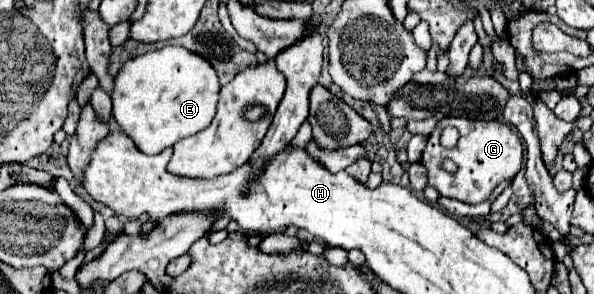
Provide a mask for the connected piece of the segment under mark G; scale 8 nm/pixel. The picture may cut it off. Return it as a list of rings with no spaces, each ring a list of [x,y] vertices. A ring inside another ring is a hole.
[[[442,118],[436,124],[434,132],[430,134],[420,162],[428,170],[428,182],[440,192],[440,196],[448,196],[468,204],[478,204],[488,200],[498,184],[502,184],[504,180],[512,180],[520,172],[522,156],[524,156],[524,148],[520,144],[518,134],[510,126],[498,120],[480,122],[470,118]],[[448,126],[454,126],[460,132],[460,140],[456,148],[444,148],[440,144],[440,134]],[[444,160],[454,160],[458,170],[456,172],[442,170]]]

